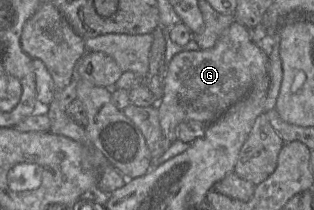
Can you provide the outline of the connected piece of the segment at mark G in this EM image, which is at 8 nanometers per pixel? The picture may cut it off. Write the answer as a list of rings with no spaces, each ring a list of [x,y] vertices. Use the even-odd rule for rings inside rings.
[[[236,21],[212,48],[176,54],[167,66],[163,96],[157,104],[164,136],[173,143],[176,140],[176,127],[183,121],[198,121],[206,126],[212,124],[243,99],[253,84],[267,73],[267,54],[251,41],[248,28]]]

